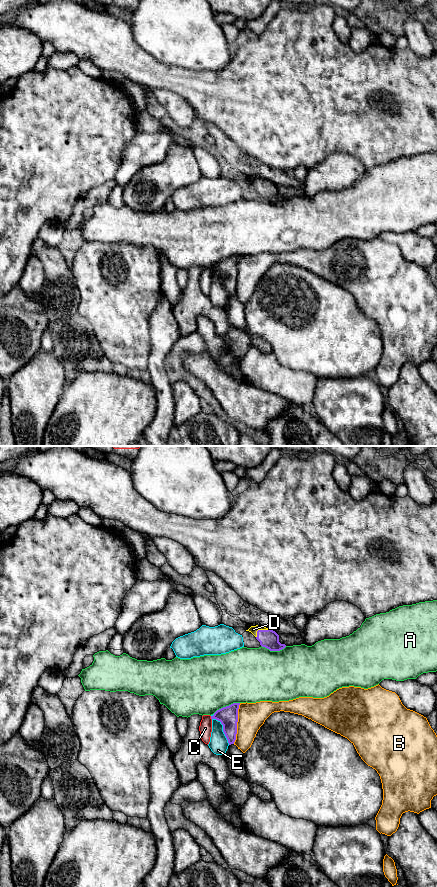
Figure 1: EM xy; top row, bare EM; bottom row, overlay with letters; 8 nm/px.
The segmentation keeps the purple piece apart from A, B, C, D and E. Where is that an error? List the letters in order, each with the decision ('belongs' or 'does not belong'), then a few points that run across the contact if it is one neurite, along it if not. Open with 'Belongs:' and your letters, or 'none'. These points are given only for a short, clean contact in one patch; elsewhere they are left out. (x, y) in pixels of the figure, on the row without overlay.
Belongs: D
A: does not belong
B: does not belong
C: does not belong; line xy (210, 268), (211, 271)
D: belongs; line xy (269, 191), (259, 182), (253, 181)
E: does not belong

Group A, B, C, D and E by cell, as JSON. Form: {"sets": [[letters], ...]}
{"sets": [["A"], ["B"], ["C"], ["D"], ["E"]]}

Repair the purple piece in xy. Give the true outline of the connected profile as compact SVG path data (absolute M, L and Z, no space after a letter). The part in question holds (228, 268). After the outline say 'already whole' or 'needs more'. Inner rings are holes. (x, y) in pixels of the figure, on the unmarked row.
M233 255L217 262L211 271L216 271L223 277L223 284L229 297L234 296L237 286L238 261L240 255Z | already whole

